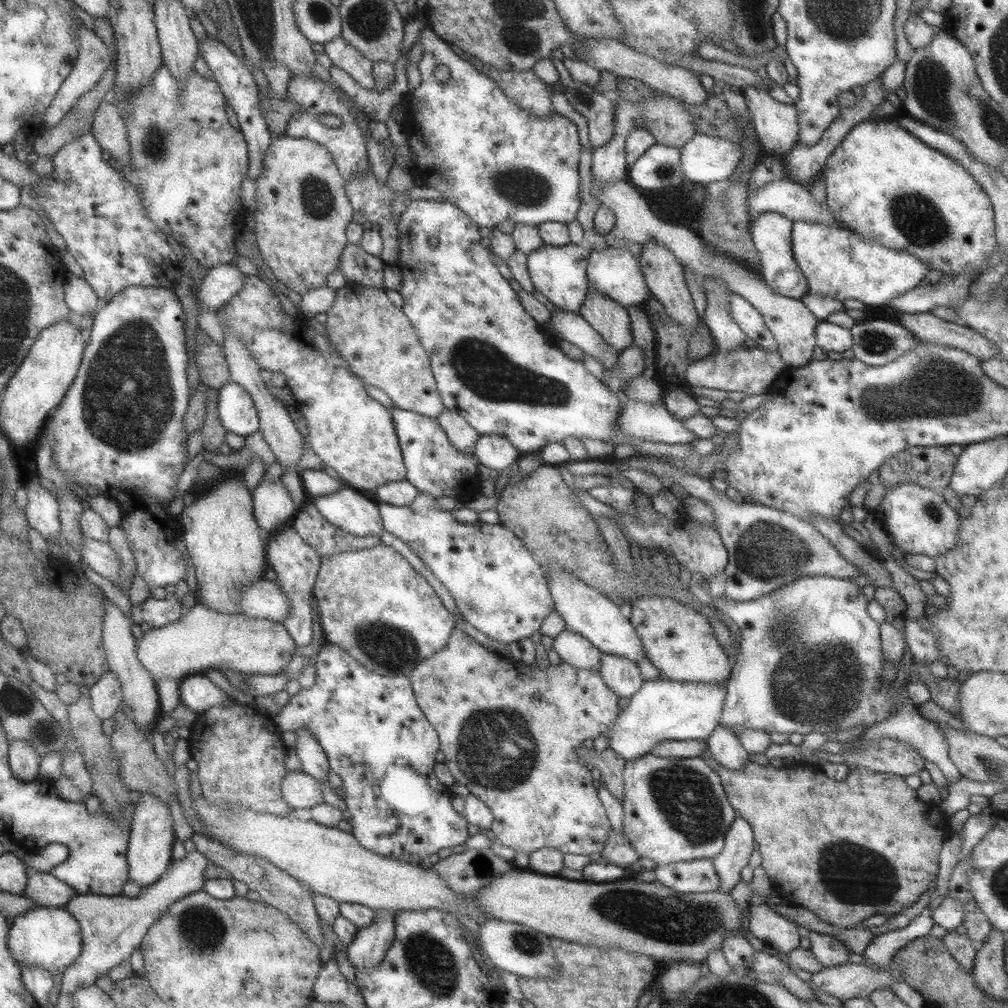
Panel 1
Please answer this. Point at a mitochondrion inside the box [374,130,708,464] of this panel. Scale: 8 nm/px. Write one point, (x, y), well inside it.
(493, 376)

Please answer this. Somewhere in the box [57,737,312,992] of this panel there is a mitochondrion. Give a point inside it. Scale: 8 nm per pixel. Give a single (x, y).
(204, 929)

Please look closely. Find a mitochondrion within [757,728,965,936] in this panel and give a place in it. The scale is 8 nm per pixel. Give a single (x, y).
(852, 874)

